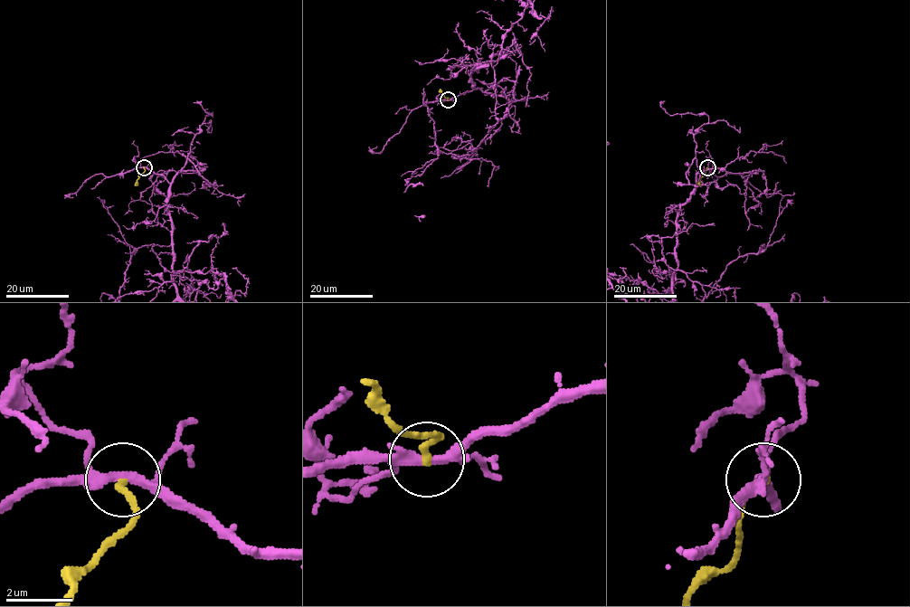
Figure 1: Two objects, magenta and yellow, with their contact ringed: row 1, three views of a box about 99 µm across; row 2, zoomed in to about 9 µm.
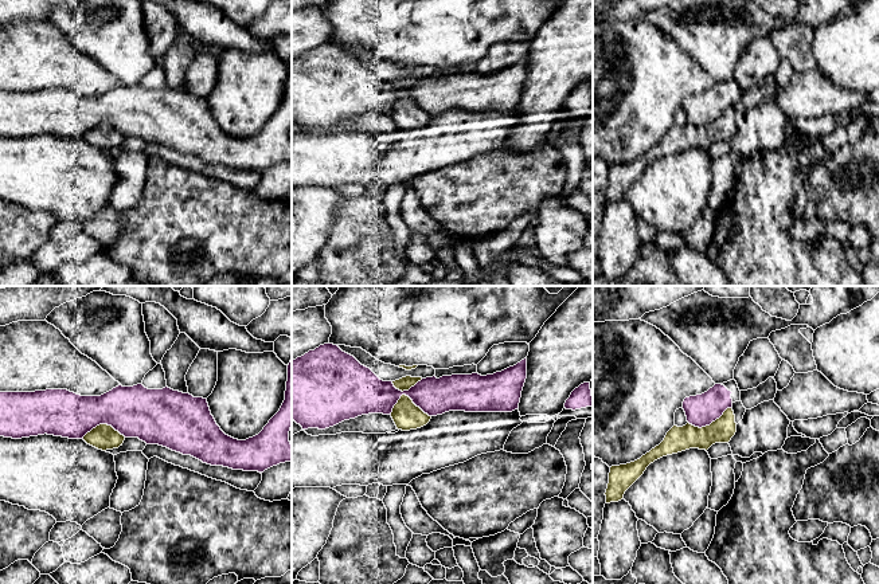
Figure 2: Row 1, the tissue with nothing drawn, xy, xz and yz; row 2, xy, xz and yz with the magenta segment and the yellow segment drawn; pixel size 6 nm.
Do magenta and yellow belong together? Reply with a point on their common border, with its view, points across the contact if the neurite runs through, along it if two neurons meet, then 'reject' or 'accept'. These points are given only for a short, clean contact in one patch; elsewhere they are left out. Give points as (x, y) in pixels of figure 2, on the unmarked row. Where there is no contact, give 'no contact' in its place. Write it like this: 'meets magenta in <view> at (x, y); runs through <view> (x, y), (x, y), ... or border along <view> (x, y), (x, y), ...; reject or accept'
meets magenta in xz at (410, 97); border along xz (391, 81), (430, 116); reject

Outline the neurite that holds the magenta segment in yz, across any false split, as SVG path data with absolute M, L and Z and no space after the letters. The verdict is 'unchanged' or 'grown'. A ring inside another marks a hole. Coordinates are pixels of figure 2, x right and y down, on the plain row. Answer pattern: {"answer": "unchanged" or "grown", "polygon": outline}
{"answer": "unchanged", "polygon": "M715 83L702 94L685 97L683 109L687 121L699 128L710 125L732 106L731 93L724 85Z"}

